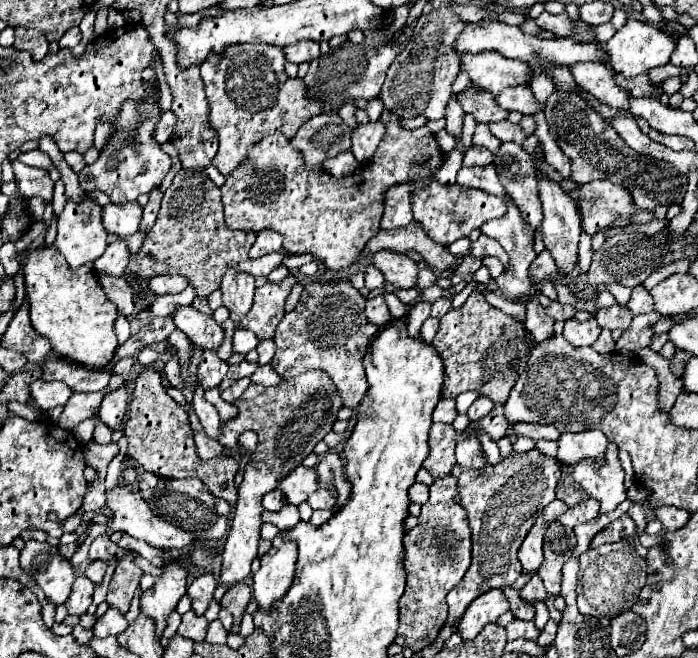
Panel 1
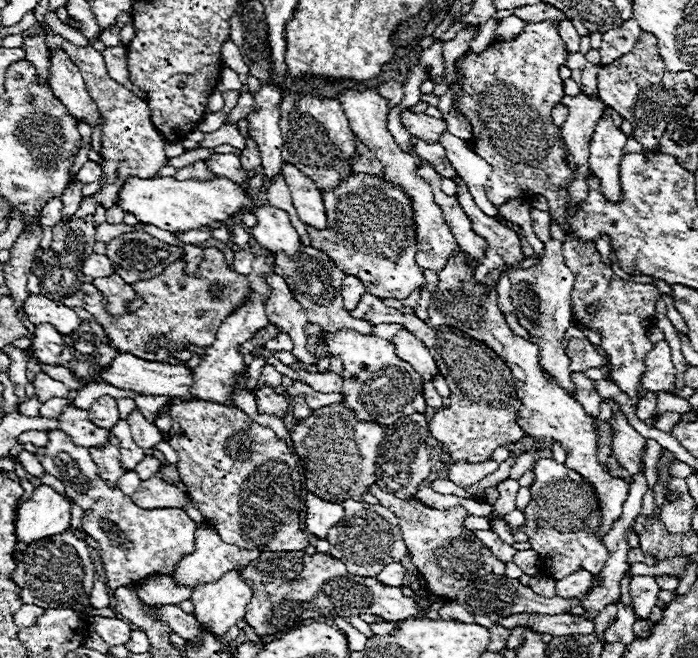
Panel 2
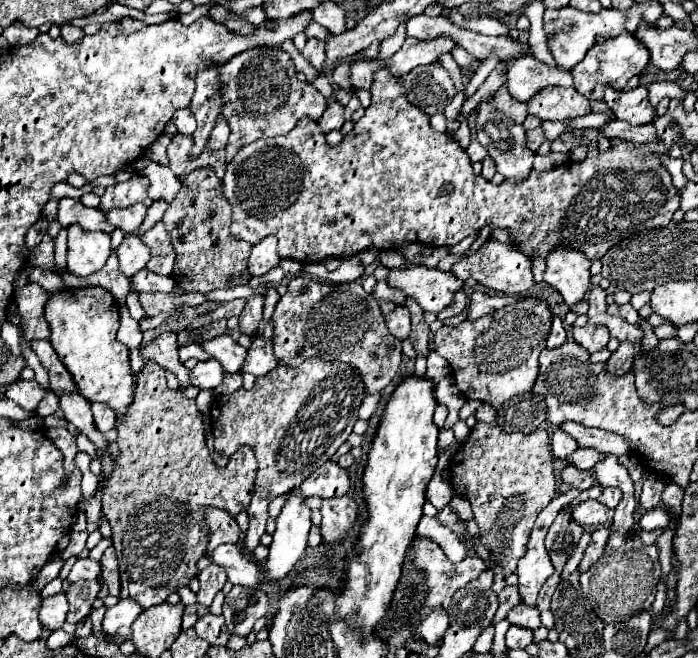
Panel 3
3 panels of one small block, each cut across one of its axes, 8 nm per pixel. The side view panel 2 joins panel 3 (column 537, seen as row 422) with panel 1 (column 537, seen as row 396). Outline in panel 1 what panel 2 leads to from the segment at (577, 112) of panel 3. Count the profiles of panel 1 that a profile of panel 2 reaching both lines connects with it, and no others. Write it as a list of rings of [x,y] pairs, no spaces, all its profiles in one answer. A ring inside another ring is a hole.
[[[518,86],[512,90],[504,90],[504,94],[496,96],[496,102],[500,102],[500,106],[504,110],[518,110],[524,116],[544,112],[544,108],[546,108],[544,102],[536,102],[530,86]]]

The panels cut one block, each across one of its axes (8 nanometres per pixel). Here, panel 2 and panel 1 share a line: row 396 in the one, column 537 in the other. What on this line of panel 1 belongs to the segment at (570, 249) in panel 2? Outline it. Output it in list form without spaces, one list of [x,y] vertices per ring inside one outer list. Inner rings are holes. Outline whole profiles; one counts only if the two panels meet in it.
[[[512,620],[512,622],[506,626],[506,634],[508,634],[508,640],[516,640],[516,638],[536,640],[538,634],[540,634],[540,630],[534,626],[534,620],[530,620],[530,622]]]

